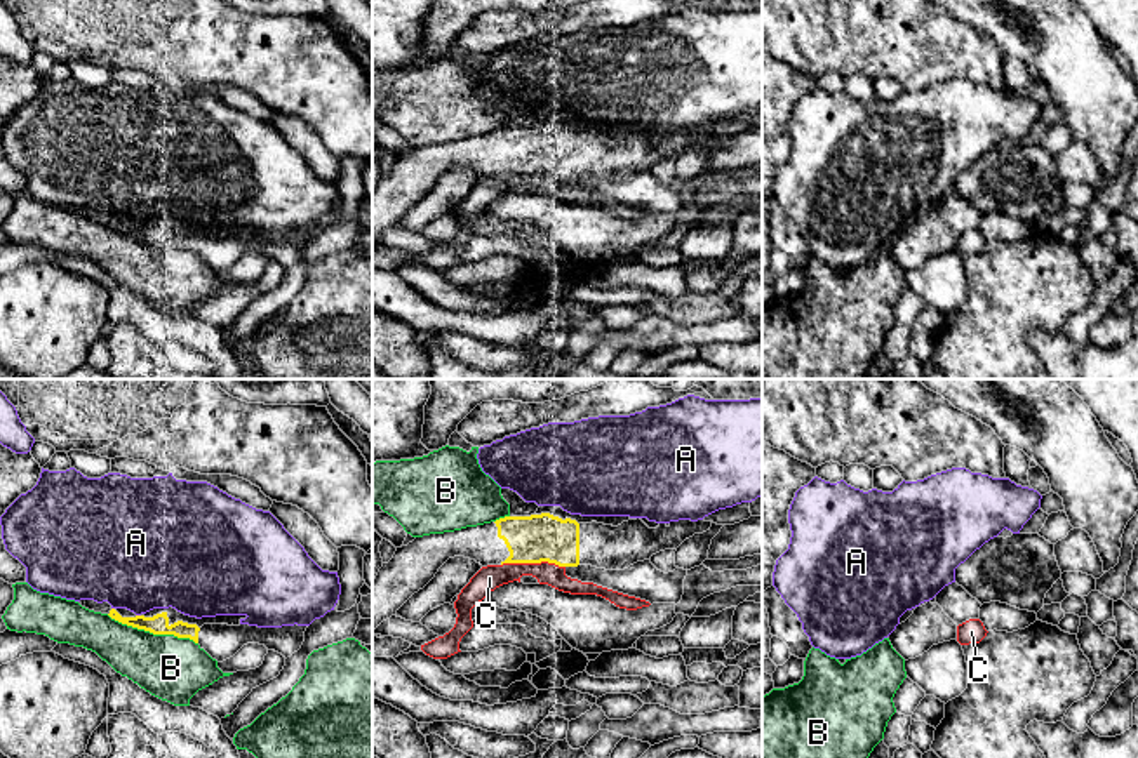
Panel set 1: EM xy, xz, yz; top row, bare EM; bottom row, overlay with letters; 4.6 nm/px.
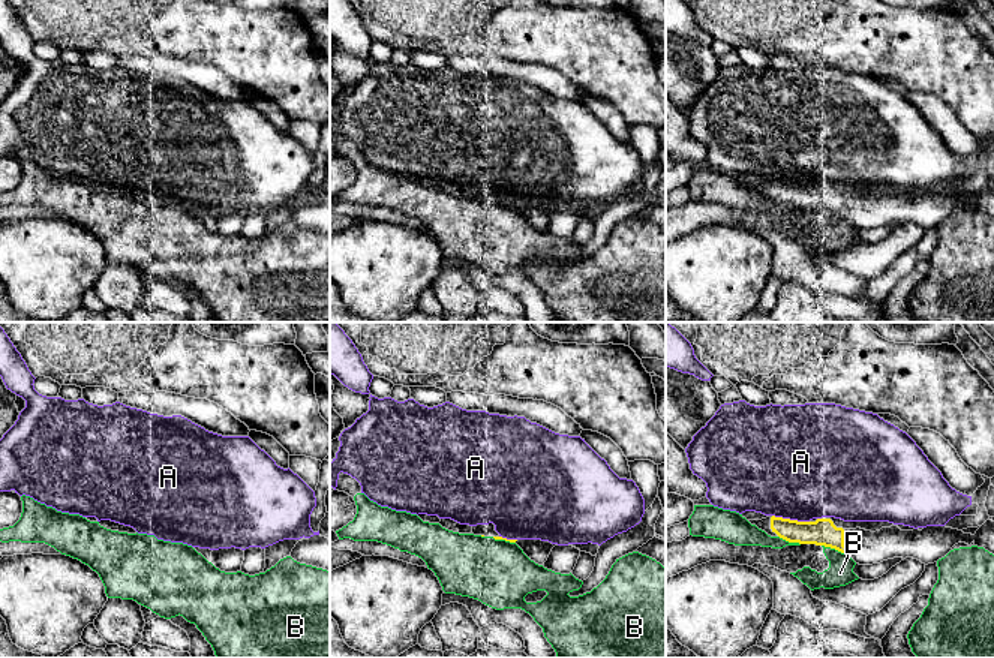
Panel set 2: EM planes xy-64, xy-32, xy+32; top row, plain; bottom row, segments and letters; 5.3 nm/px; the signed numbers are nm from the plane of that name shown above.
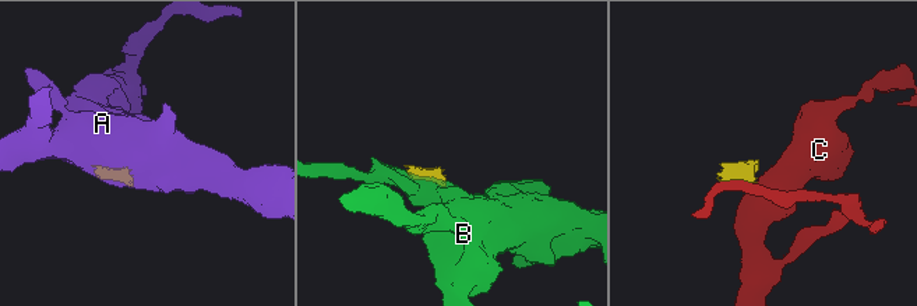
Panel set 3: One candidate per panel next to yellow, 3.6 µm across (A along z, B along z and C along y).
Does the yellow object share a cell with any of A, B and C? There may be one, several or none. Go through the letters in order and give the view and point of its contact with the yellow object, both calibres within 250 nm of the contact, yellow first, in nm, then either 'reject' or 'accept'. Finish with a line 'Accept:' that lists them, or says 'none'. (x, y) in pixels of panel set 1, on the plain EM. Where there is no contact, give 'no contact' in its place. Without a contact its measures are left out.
A: xy (138, 226) | 100/460 nm | reject
B: xy (152, 242) | 100/300 nm | reject
C: xz (533, 172) | 220/120 nm | reject
Accept: none

